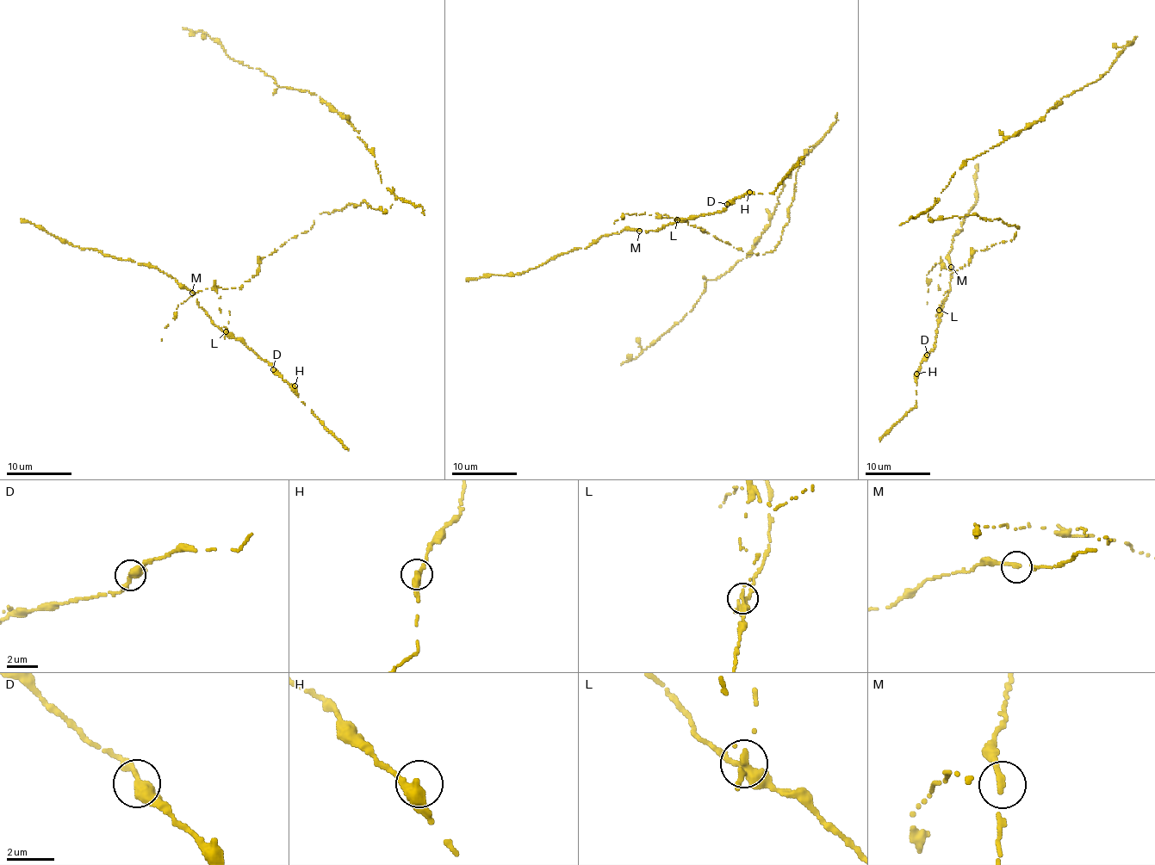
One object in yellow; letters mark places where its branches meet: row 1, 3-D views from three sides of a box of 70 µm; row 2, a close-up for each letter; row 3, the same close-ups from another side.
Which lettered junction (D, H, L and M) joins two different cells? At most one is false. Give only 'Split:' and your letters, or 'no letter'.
Split: L

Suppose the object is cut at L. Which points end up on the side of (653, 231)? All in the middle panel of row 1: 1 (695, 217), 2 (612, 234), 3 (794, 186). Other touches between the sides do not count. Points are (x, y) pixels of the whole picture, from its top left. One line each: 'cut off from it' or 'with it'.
1: with it
2: with it
3: cut off from it

